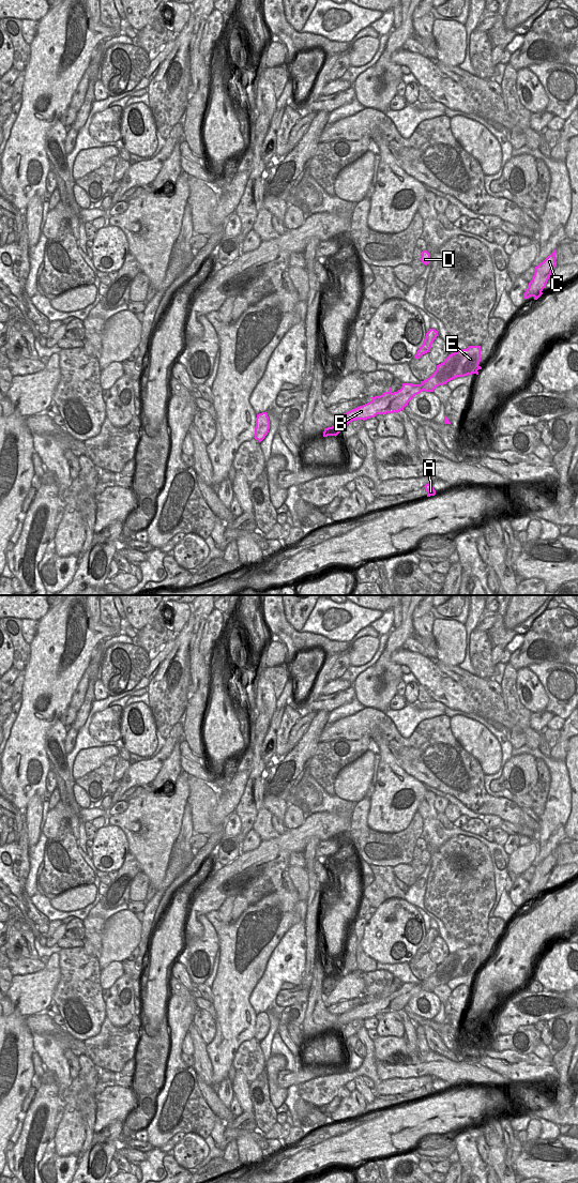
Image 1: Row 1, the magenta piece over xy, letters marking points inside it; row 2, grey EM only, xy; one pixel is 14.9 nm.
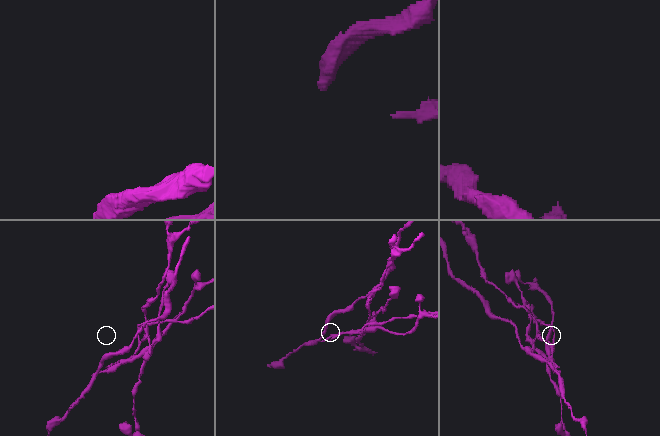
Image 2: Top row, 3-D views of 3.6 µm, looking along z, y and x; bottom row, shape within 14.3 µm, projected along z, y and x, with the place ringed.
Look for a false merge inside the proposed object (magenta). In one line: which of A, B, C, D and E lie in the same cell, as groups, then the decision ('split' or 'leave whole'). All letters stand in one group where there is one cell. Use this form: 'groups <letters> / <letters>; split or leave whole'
groups A D / B C E; split

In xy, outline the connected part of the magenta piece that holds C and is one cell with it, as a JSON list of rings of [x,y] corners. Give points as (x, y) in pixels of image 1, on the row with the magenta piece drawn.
[[[556,249],[549,255],[543,262],[535,267],[535,272],[532,280],[529,283],[529,288],[523,293],[523,299],[529,299],[533,297],[537,300],[543,294],[543,289],[546,288],[546,284],[557,267],[556,261]]]

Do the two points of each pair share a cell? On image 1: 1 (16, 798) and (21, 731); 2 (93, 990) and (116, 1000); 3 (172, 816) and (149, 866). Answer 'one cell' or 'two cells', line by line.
1: one cell
2: two cells
3: one cell

